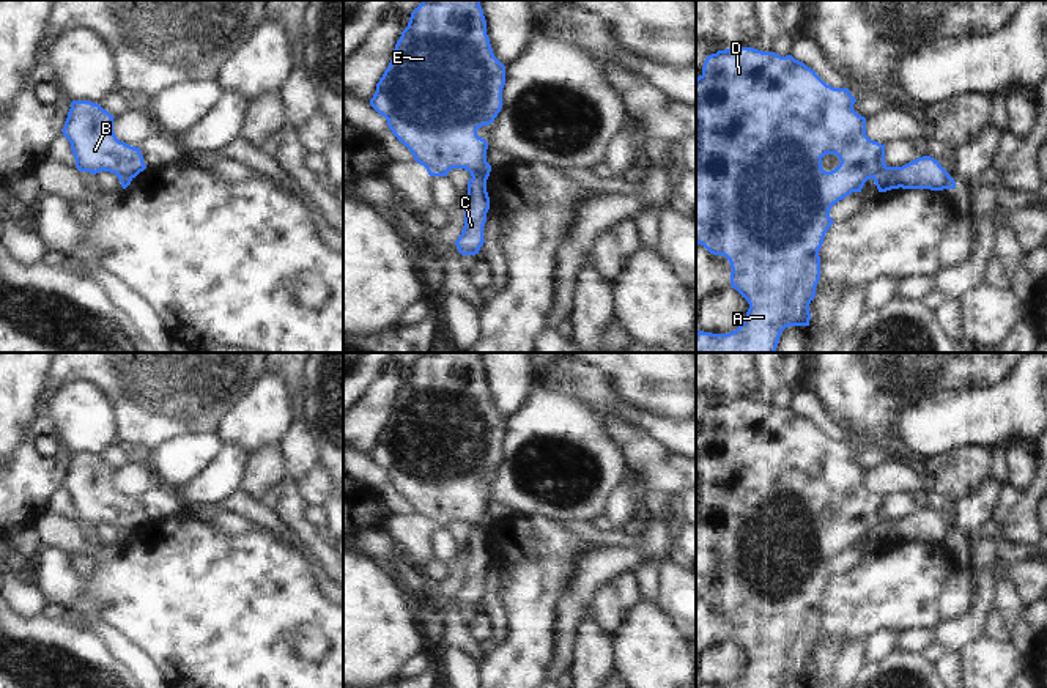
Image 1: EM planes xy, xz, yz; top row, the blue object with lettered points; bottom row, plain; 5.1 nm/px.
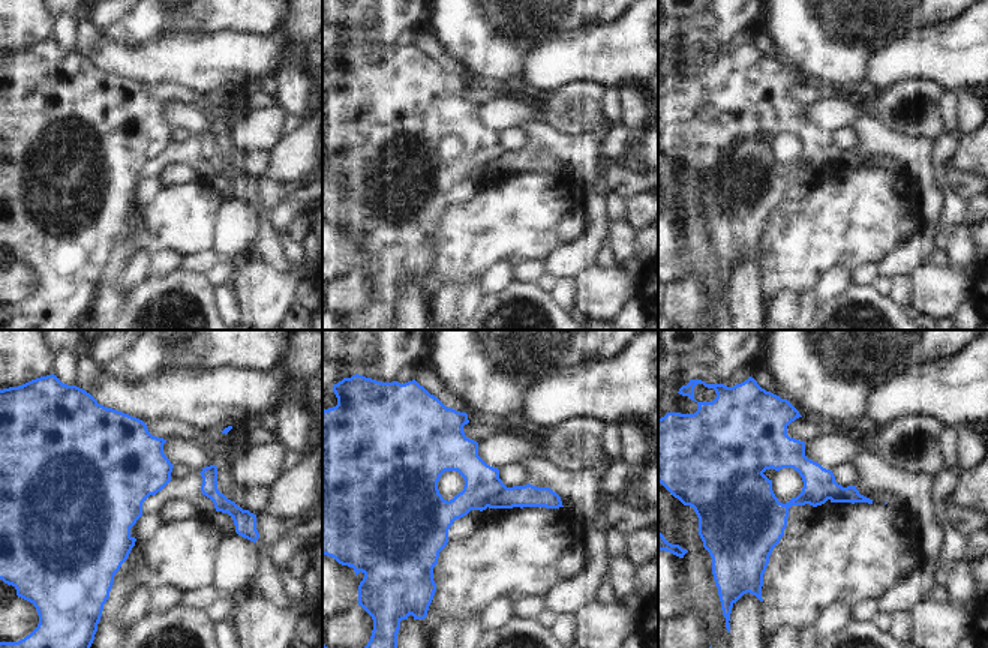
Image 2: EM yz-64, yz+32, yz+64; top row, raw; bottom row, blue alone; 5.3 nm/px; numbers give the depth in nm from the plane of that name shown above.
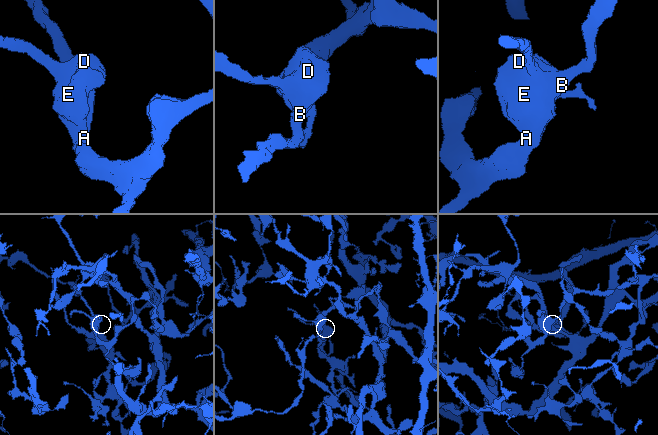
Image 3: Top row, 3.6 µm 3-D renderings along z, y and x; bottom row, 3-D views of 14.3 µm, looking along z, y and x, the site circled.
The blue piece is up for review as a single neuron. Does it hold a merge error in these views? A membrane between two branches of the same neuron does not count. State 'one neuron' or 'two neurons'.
two neurons

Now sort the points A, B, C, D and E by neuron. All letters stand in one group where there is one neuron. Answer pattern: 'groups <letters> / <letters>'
groups A B D E / C

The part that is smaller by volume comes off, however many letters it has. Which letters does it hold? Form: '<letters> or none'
C

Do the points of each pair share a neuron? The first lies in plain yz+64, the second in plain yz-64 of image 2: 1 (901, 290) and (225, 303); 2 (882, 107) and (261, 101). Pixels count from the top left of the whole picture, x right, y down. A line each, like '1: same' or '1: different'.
1: same
2: same

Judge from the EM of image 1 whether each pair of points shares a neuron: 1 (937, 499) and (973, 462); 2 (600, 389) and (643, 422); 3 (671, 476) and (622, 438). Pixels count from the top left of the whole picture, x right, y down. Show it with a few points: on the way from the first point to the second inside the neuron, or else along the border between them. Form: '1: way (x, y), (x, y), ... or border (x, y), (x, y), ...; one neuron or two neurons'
1: border (928, 484), (947, 496); two neurons
2: way (611, 400), (621, 410), (632, 414); one neuron
3: way (658, 469), (635, 447); one neuron

